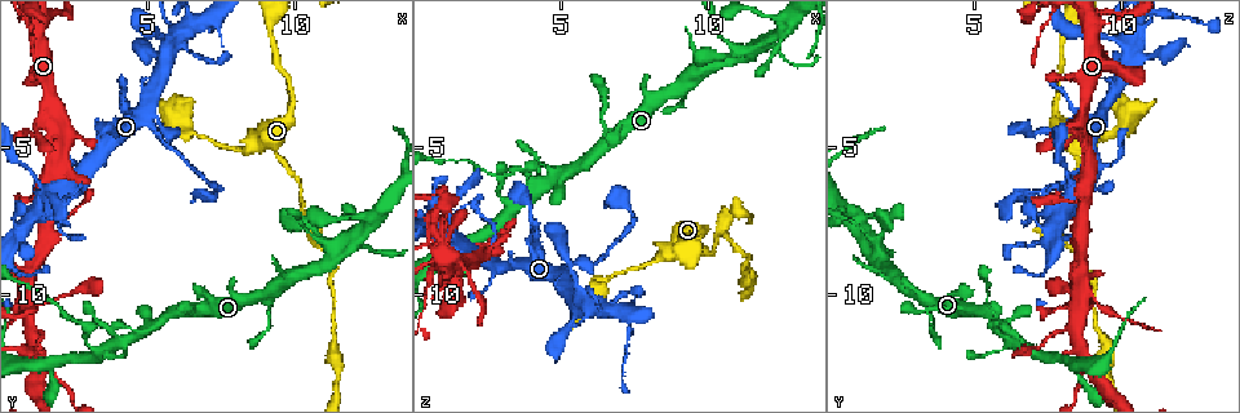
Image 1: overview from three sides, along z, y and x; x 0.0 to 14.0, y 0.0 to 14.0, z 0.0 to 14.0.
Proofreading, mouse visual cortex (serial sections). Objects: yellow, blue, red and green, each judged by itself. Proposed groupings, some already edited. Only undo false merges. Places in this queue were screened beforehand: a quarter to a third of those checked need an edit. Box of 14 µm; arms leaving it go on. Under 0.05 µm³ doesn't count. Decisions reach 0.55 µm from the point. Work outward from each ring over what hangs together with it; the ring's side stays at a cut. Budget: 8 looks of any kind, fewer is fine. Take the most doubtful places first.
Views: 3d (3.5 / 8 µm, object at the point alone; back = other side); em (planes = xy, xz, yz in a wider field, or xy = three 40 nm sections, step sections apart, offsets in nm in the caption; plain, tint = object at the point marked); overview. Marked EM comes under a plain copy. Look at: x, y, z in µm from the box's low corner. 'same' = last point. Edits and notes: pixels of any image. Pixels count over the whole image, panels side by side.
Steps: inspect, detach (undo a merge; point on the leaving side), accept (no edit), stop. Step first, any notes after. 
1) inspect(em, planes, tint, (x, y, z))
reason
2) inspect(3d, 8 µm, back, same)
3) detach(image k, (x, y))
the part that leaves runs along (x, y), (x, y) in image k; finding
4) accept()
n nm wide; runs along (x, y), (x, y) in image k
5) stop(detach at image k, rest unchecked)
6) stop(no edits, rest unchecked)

inspect(3d, 3.5 µm, (3.5, 11.1, 5.8))
a fork

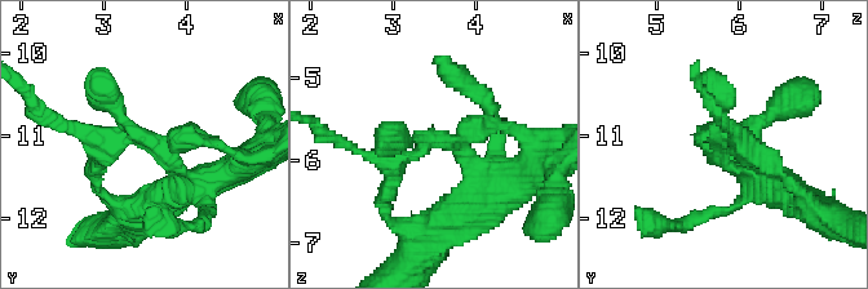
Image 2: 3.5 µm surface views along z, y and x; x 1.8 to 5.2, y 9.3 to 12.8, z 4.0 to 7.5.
inspect(em, xy, step 5, tint, (3.40, 11.05, 5.80))

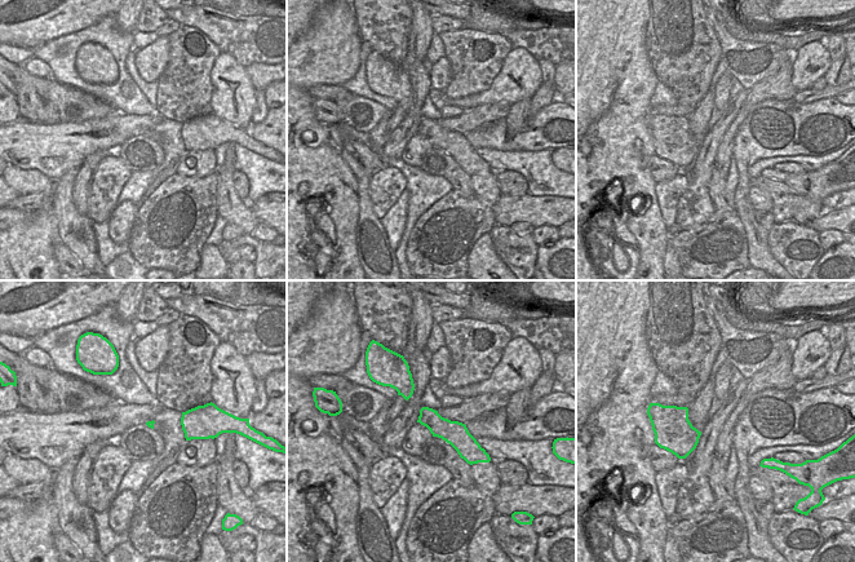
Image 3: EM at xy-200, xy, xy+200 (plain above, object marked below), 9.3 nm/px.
accept()
continuous, no second cell

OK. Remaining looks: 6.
inspect(3d, 8 µm, (5.5, 4.2, 8.9))
sharp bend

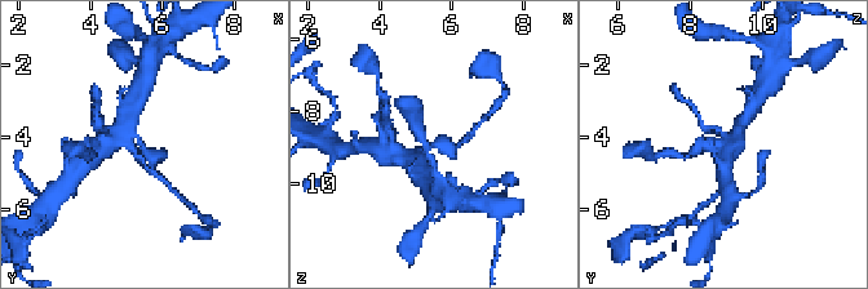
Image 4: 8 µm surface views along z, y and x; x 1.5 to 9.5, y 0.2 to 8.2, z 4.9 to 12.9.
inspect(em, xy, step 2, tint, (5.5, 4.3, 8.9))

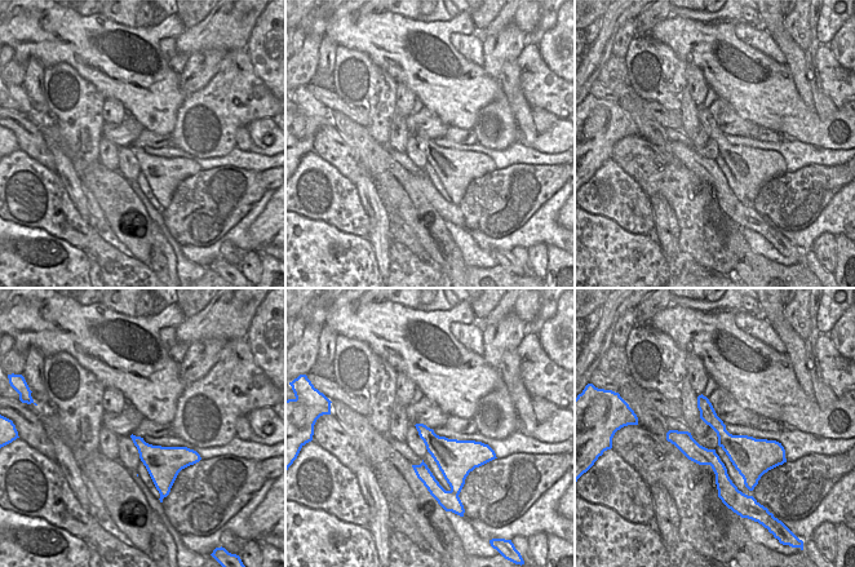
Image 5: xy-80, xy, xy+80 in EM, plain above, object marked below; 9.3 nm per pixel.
accept()
runs along (120, 136), (136, 133), (162, 177) in image 4; continuous, no second cell

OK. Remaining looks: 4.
inspect(3d, 3.5 µm, (1.2, 4.3, 8.2))
narrows sharply

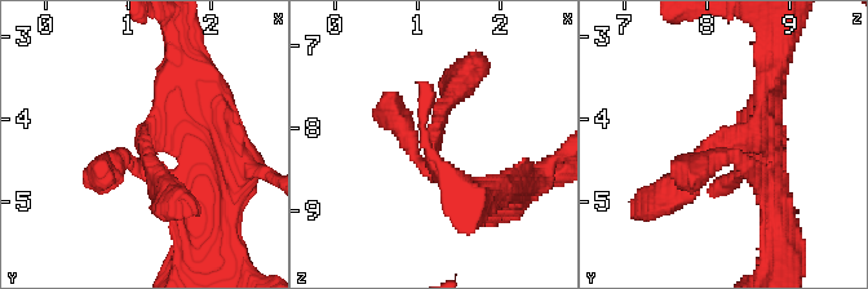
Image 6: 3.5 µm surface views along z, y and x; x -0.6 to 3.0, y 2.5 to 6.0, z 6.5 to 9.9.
inspect(em, xy, step 1, tint, (1.20, 4.25, 8.30))
now the EM

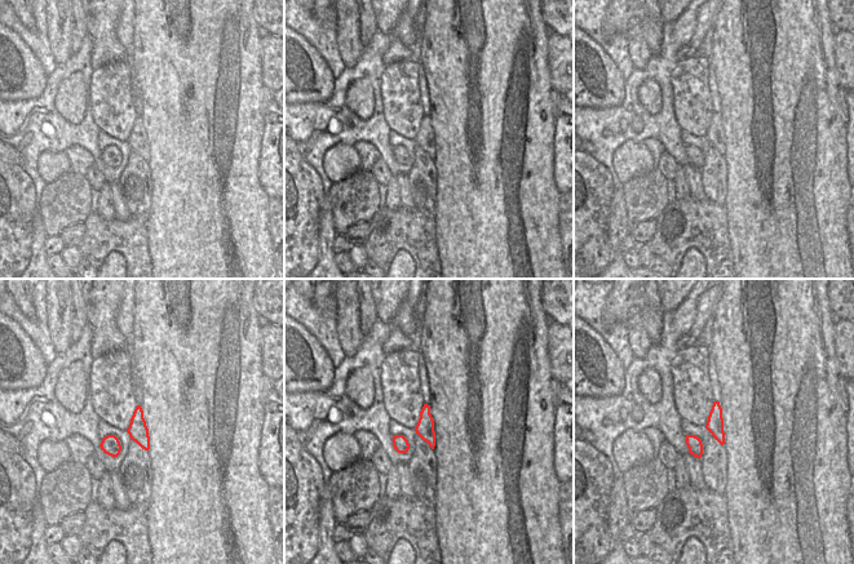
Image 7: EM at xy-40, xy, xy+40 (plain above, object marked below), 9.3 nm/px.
accept()
runs along (767, 109), (665, 191) in image 6; continuous, no second cell

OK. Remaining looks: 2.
inspect(em, xy, step 5, tint, (9.5, 5.2, 8.4))

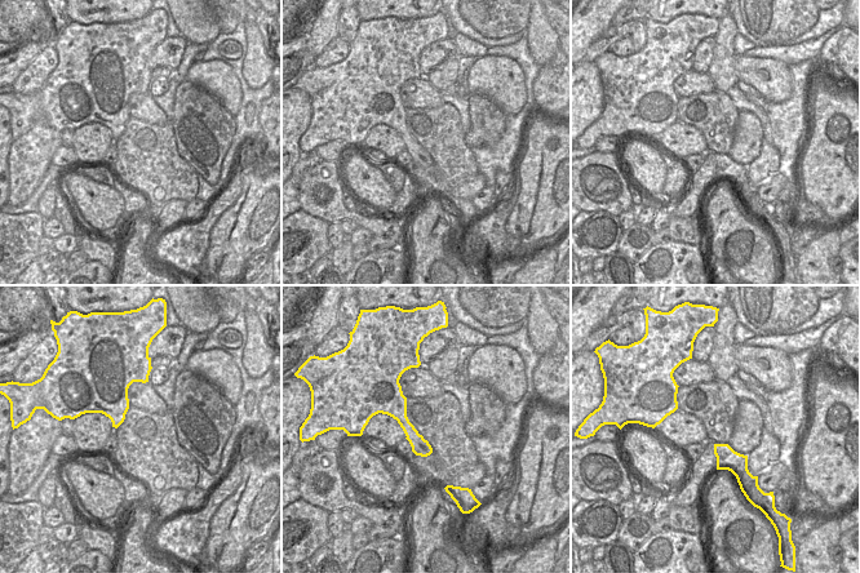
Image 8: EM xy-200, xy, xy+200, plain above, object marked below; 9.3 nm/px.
inspect(3d, 3.5 µm, back, same)
see where the arms go

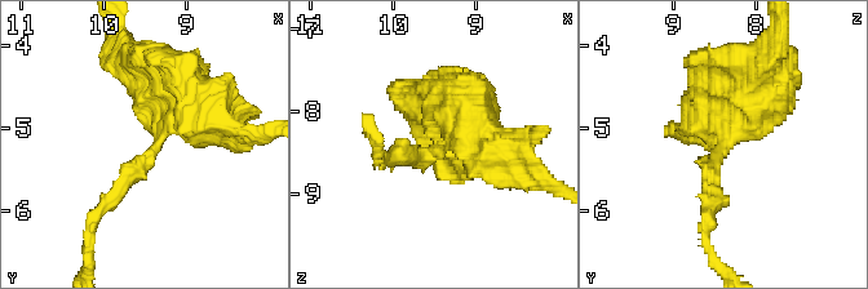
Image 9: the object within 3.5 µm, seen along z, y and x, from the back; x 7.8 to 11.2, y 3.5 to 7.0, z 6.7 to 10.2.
accept()
arms of 200, 700 nm; continuous, no second cell

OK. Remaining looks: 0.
stop(no edits, rest unchecked)

